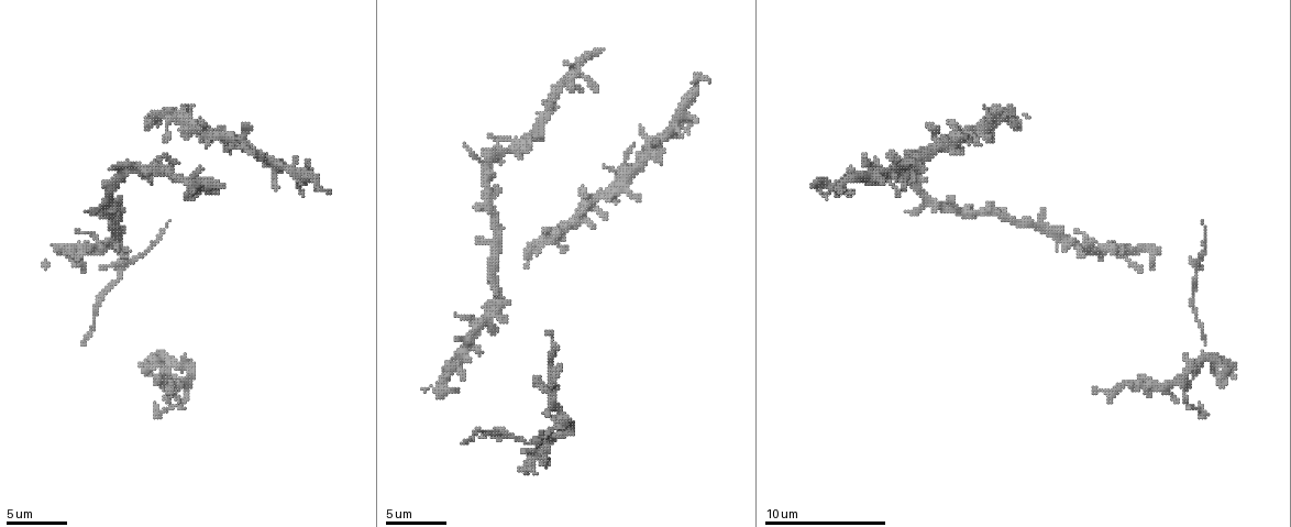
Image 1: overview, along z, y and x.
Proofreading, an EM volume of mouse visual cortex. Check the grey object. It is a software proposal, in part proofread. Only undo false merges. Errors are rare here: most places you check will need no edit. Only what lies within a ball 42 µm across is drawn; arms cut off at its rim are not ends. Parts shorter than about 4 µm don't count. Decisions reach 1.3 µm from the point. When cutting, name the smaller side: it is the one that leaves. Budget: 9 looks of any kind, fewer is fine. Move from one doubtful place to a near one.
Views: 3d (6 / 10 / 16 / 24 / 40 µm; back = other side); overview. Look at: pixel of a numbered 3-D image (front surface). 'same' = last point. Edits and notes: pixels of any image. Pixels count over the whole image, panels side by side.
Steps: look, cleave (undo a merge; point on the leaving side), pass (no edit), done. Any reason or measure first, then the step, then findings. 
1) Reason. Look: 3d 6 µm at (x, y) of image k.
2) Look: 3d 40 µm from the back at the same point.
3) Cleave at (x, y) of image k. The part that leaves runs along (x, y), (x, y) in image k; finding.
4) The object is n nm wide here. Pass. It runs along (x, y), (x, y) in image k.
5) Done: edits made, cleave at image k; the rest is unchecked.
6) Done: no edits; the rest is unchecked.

Look: 3d 10 µm at (114, 223) of image 1.

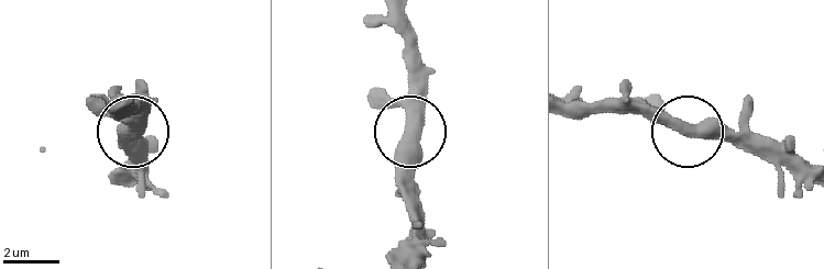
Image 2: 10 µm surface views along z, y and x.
Other side. Look: 3d 10 µm from the back at (130, 130) of image 2.

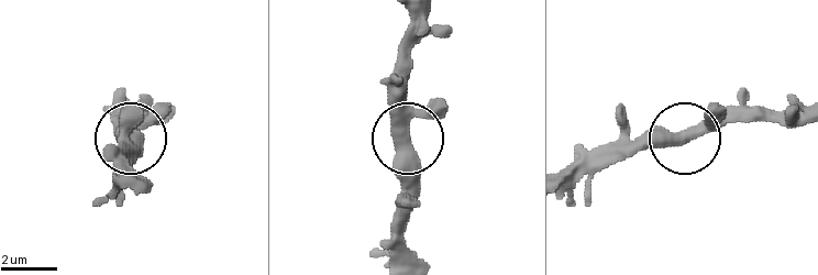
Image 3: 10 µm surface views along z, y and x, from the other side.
The object is 500 nm wide here. Pass. It runs along (686, 140), (736, 119), (776, 119) in image 3; continuous, no second cell.

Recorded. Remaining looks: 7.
Thick turns thin. Look: 3d 6 µm at (109, 202) of image 1.

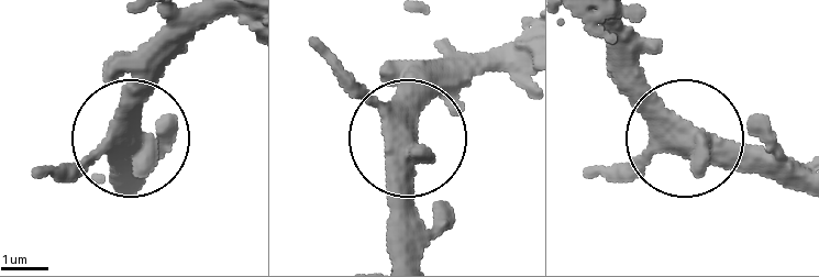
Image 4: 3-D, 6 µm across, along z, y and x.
Other side. Look: 3d 6 µm from the back at (687, 132) of image 4.

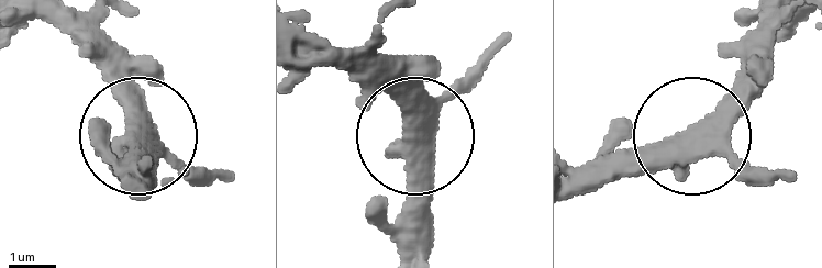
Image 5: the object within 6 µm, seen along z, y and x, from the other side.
4 arms meet here. Pass. It runs along (400, 254), (412, 89), (392, 57) in image 5; all the same cell.

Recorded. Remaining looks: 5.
Sudden change in width. Look: 3d 10 µm at (550, 365) of image 1.

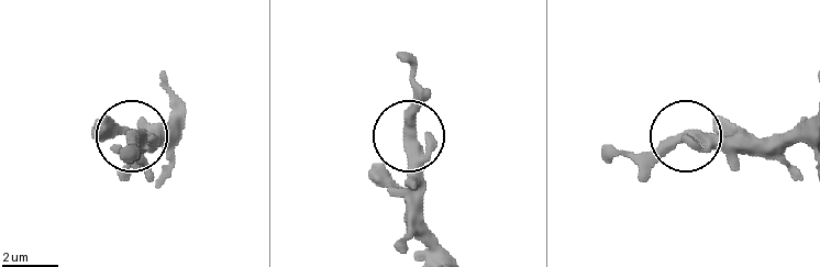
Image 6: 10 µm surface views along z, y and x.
Pass. Continuous, no second cell.

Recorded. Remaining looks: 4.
Looks like a crossing. Look: 3d 6 µm at (1177, 383) of image 1.

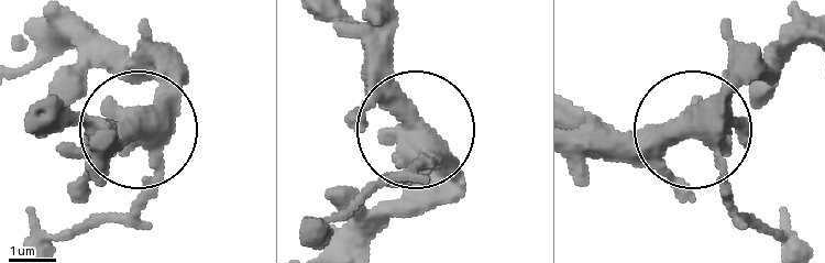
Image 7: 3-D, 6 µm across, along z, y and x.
The side arm is 5 µm long. Pass. One cell here.

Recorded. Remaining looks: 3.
Done: no edits; the rest is unchecked.

